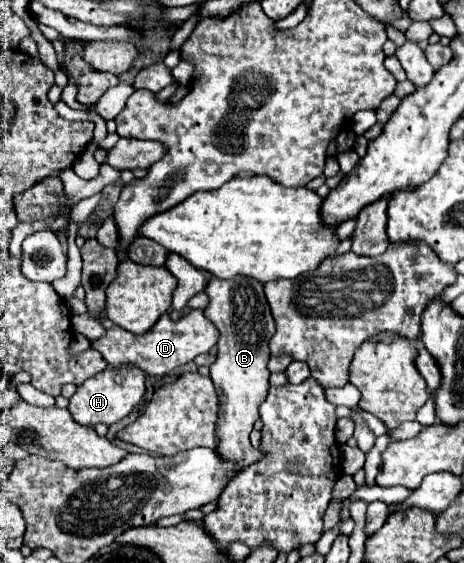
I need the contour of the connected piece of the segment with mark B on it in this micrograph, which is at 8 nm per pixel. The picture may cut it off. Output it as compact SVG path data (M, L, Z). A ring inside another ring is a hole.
M235 277L235 279L213 279L209 281L205 293L209 295L211 303L209 307L203 311L203 315L217 327L219 331L219 353L217 353L217 361L211 365L211 379L215 383L217 395L219 395L219 421L217 421L217 439L219 445L215 447L217 453L223 455L223 459L233 459L233 463L237 463L237 467L247 467L251 465L257 457L259 451L253 451L253 445L249 443L249 433L253 429L253 423L259 419L259 405L265 401L265 395L269 391L269 369L267 369L267 361L269 361L269 339L275 335L275 321L271 317L265 293L263 293L263 285L257 283L255 279L249 277Z

